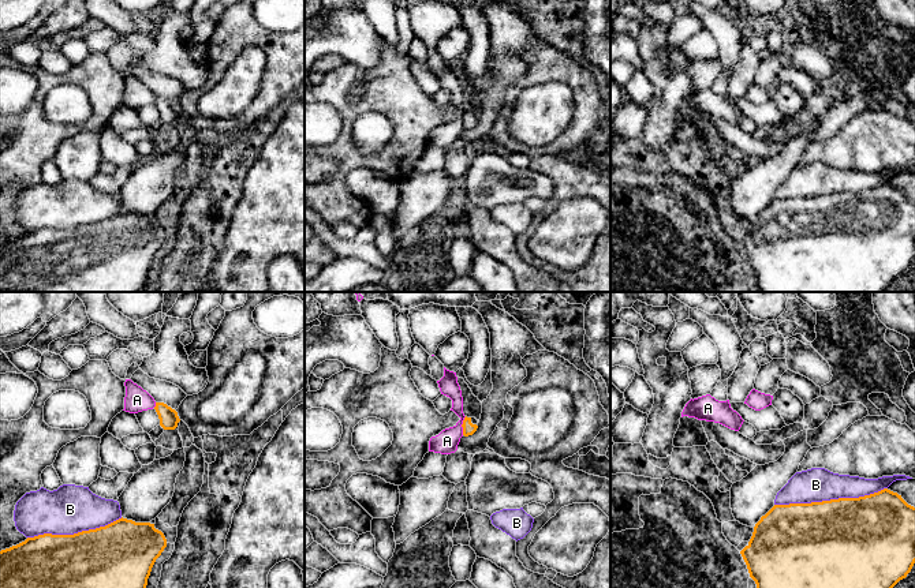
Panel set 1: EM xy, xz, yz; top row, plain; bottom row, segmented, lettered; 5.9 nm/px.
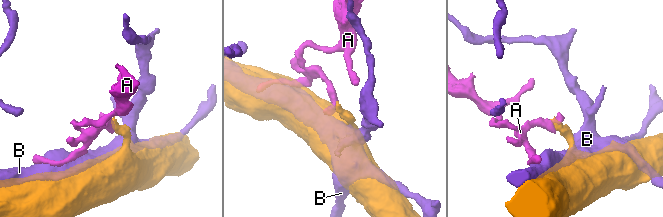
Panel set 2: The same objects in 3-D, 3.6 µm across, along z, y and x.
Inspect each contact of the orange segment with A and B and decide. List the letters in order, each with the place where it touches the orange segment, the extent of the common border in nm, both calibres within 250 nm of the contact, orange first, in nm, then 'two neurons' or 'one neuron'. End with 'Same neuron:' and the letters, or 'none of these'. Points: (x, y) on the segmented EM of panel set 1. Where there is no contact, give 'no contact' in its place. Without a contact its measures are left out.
A: xz (462, 426) | 110 nm | 80/140 nm | two neurons
B: yz (831, 500) | 650 nm | 500/200 nm | two neurons
Same neuron: none of these

